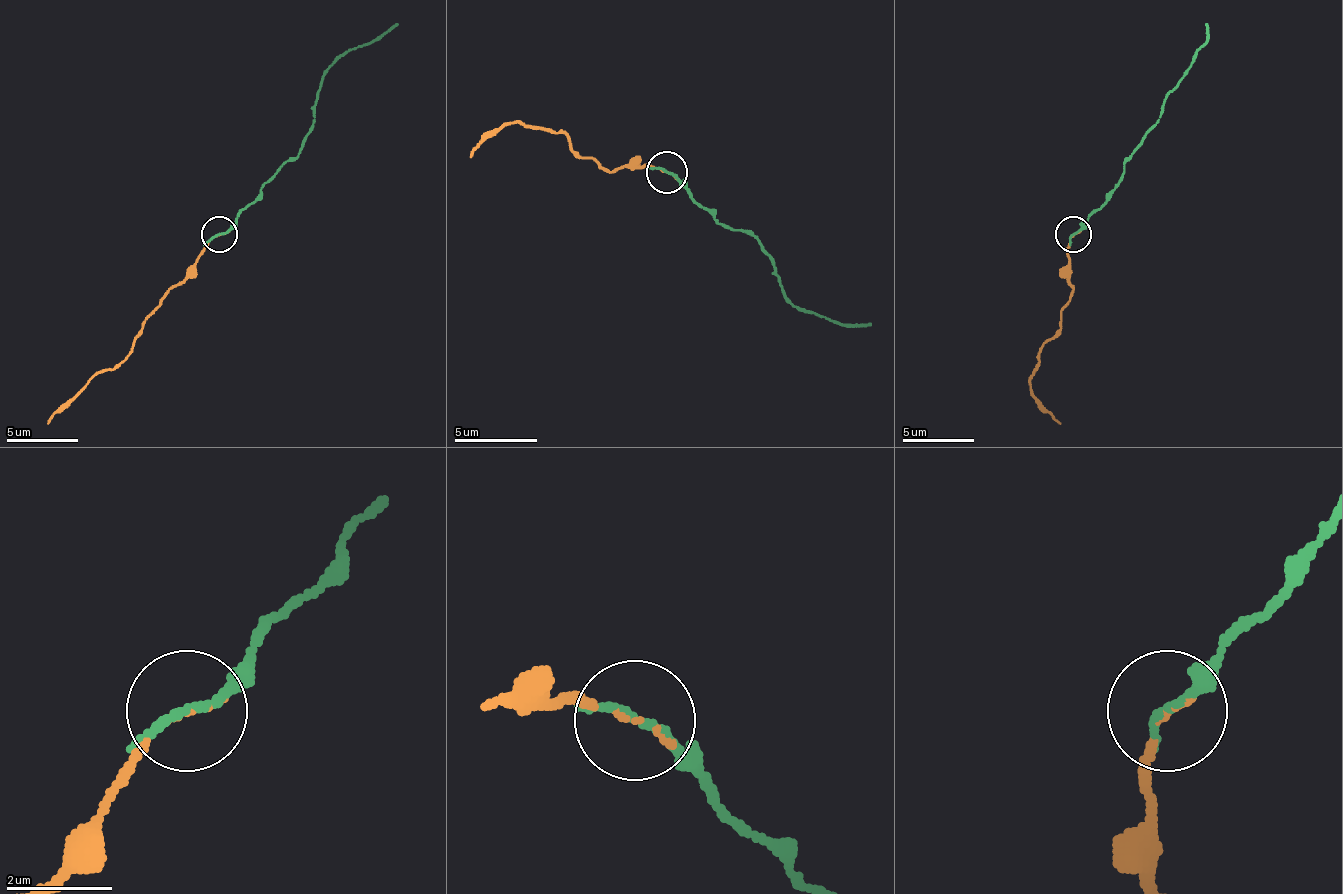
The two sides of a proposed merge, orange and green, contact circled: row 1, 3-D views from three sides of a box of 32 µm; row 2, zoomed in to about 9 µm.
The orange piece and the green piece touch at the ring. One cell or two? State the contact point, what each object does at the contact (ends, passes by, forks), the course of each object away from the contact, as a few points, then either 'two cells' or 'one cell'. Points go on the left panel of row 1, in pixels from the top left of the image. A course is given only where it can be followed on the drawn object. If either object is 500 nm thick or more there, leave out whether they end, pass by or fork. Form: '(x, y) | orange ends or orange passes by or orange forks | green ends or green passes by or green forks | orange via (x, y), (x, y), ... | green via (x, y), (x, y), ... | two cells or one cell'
(219, 234) | orange ends | green passes by | orange via (220, 233), (144, 324), (133, 349), (94, 378), (47, 424) | green via (220, 233), (267, 183), (299, 154), (313, 122), (313, 104), (321, 78), (332, 68), (396, 24) | one cell

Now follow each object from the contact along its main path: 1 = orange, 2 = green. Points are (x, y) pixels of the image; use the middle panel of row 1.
1: (667, 173), (651, 165), (606, 169), (581, 156), (568, 136), (523, 124), (502, 124), (469, 156)
2: (667, 173), (721, 222), (758, 239), (775, 268), (783, 293), (795, 305), (845, 326), (869, 321)

